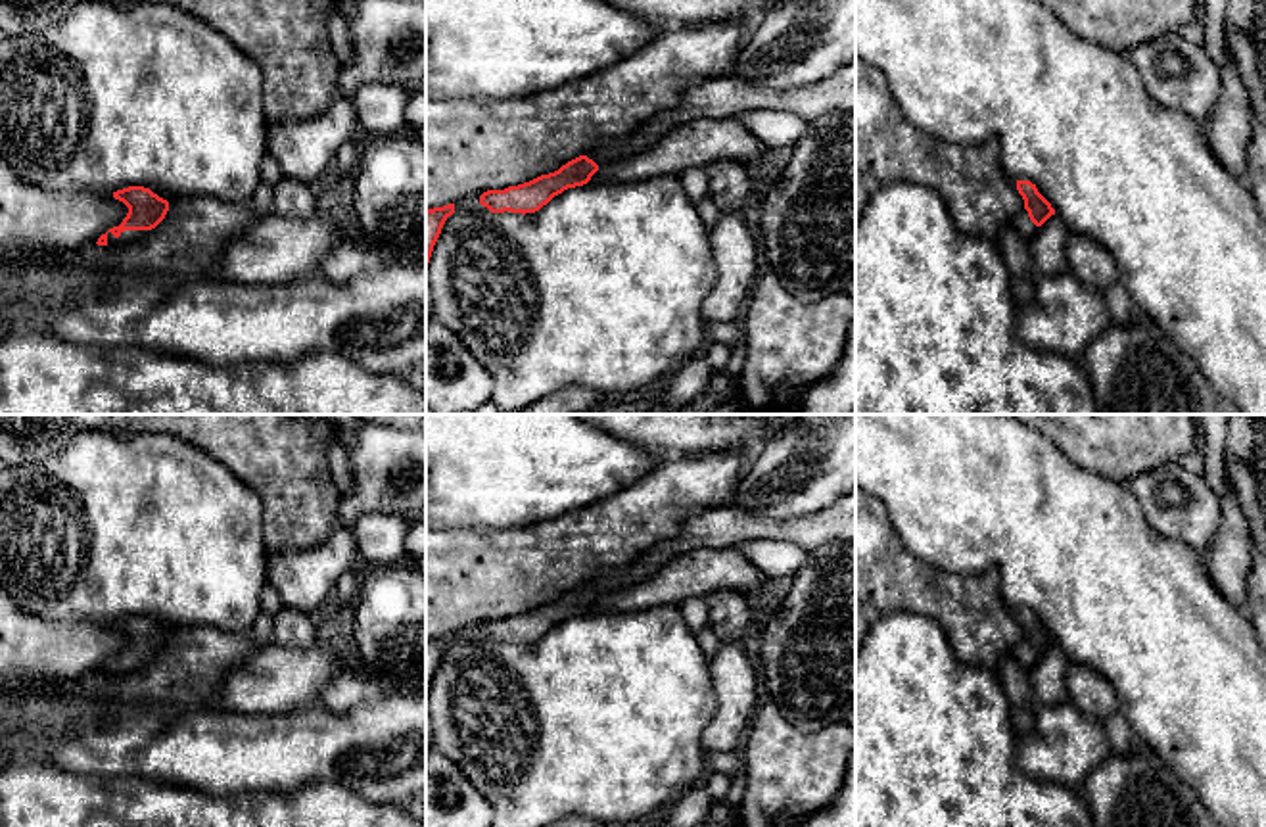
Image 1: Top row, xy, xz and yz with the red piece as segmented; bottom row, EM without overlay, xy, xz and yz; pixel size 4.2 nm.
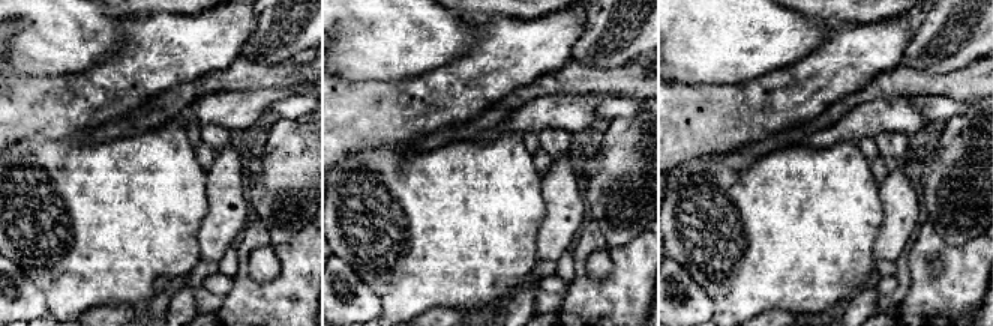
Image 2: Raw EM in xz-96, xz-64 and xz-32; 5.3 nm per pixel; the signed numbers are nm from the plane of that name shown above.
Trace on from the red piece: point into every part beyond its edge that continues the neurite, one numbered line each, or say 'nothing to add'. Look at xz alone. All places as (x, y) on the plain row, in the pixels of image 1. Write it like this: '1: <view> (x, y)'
1: xz (724, 526)

